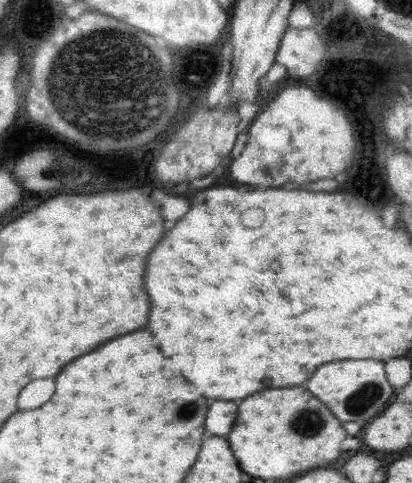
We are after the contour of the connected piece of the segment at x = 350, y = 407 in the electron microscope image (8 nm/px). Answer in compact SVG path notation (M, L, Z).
M340 360L322 364L306 382L306 388L324 402L342 422L368 422L379 416L393 400L396 390L387 381L384 362L380 360Z

